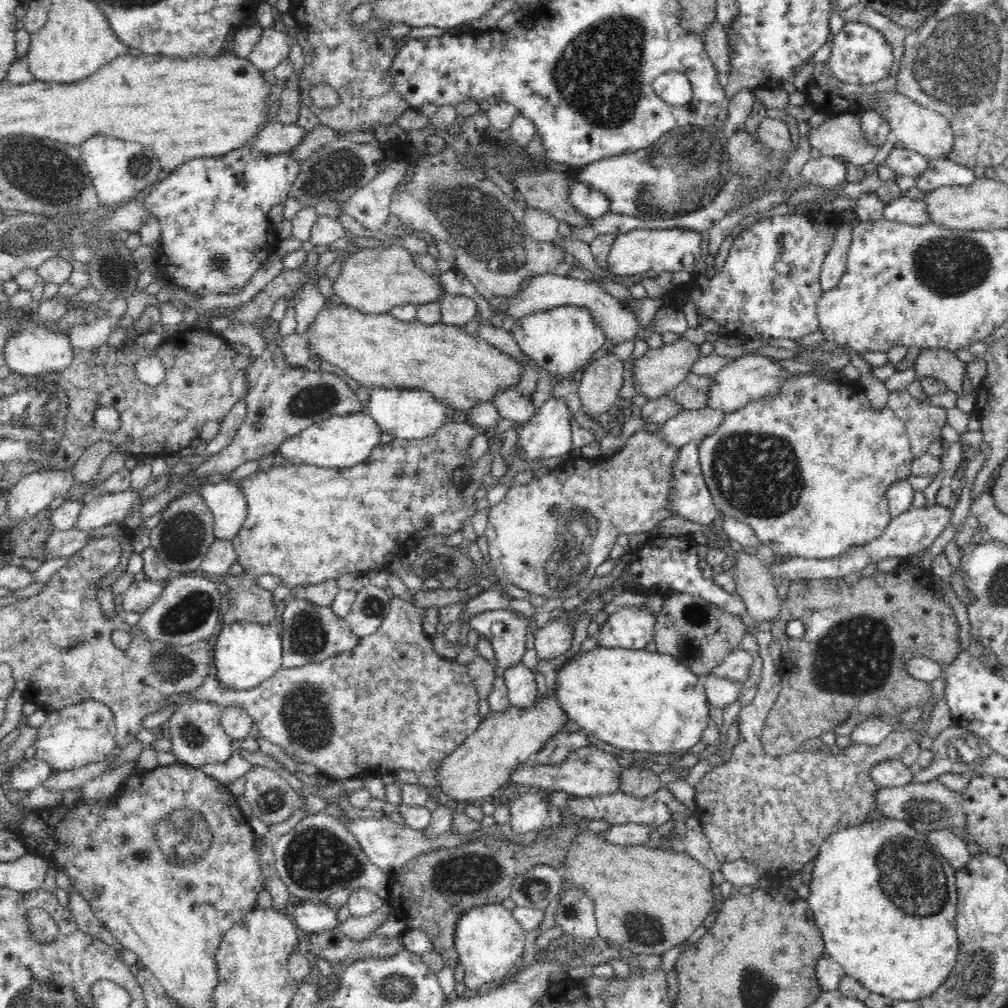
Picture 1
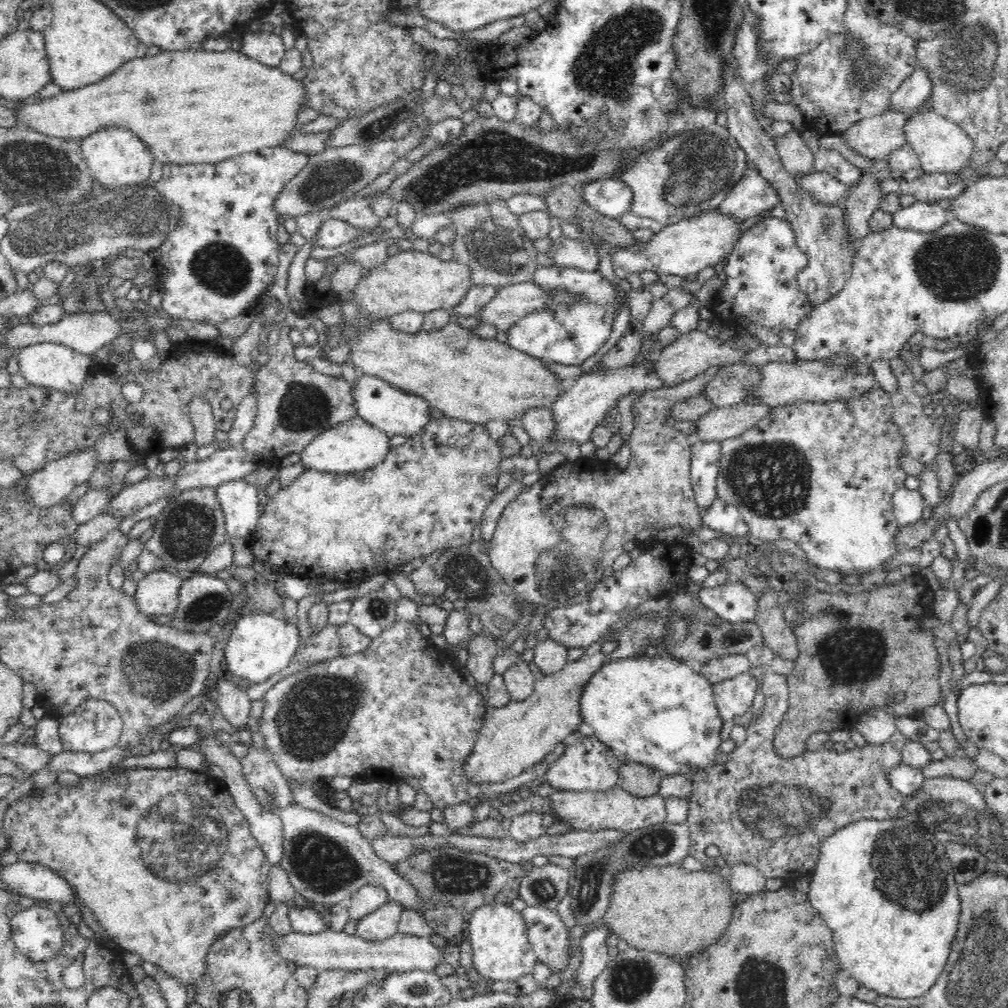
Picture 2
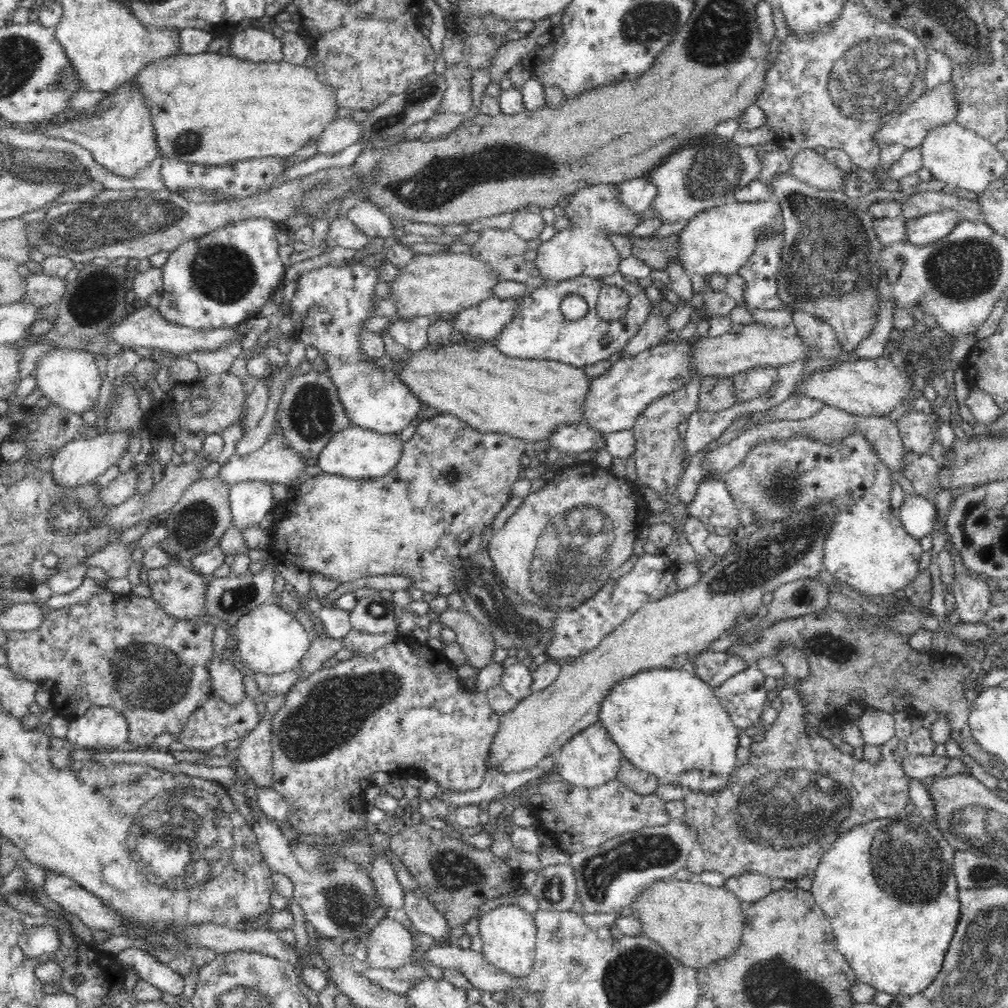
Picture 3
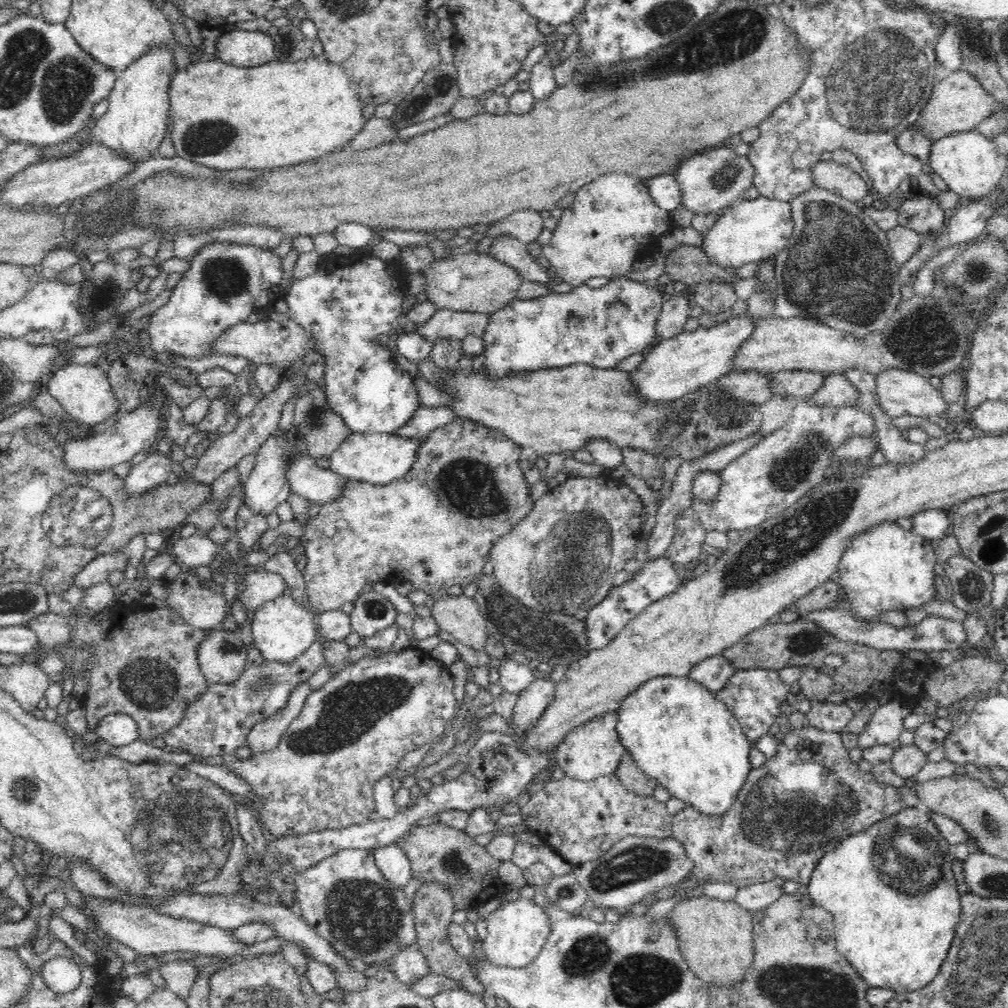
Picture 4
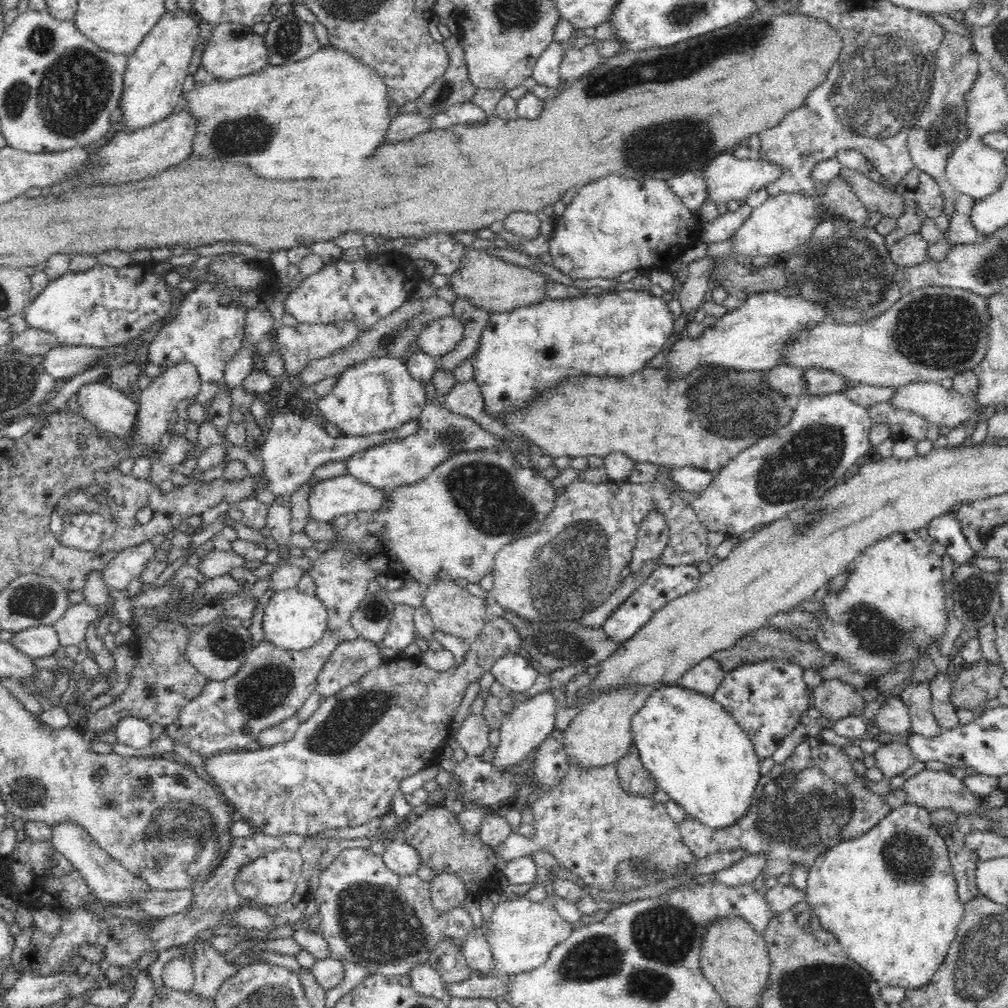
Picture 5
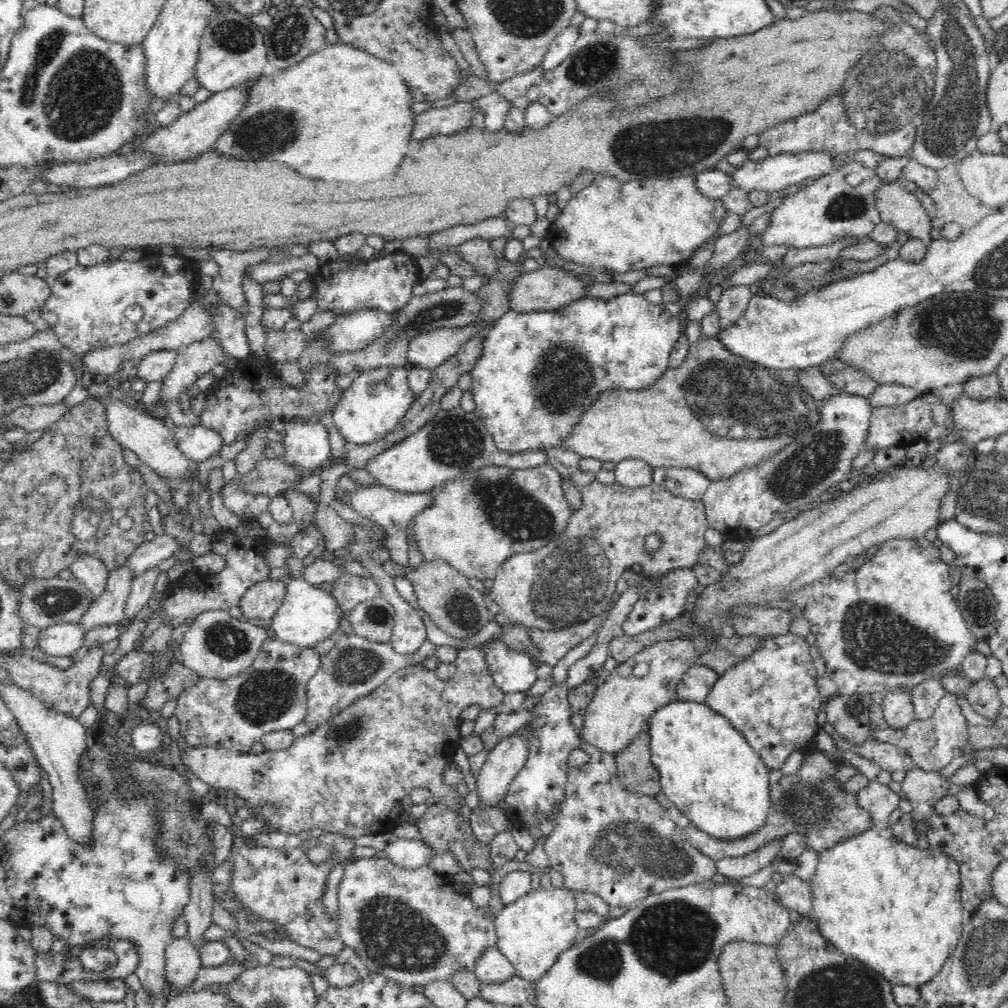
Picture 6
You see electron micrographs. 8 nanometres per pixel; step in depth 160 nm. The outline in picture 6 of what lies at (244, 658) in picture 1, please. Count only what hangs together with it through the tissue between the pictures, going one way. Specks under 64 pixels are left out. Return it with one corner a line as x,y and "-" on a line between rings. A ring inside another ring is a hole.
298,575
292,578
287,586
284,605
271,621
271,630
276,634
275,638
306,648
315,648
319,642
328,640
338,632
346,615
338,599
330,591
324,591
320,586
306,582

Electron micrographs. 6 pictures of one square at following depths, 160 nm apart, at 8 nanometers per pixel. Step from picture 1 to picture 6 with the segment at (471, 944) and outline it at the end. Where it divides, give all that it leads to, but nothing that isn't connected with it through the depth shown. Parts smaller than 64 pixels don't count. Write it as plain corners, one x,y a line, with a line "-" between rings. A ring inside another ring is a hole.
551,885
533,889
496,914
494,922
498,935
497,948
510,959
516,975
538,981
554,966
562,952
576,944
576,936
580,932
576,922
579,911
574,891
566,886
557,888

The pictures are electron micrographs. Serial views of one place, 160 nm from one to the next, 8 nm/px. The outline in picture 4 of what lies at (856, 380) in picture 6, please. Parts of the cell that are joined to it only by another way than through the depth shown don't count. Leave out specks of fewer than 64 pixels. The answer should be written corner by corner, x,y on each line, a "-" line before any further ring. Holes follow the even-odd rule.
780,371
774,373
772,387
777,398
810,399
826,382
827,374
812,371

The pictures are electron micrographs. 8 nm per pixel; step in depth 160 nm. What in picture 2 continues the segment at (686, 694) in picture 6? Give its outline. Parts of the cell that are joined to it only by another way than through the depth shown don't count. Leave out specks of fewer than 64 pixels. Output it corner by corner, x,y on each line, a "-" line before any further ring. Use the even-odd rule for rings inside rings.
725,654
703,662
700,671
713,686
750,670
751,662
746,654

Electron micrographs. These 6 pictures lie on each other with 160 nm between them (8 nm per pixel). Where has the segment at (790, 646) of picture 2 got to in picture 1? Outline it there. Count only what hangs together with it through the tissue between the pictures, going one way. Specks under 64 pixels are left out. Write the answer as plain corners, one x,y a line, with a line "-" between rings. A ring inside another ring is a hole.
738,552
732,578
736,592
742,596
748,614
758,624
768,622
774,625
782,611
782,600
778,596
778,585
773,574
754,554

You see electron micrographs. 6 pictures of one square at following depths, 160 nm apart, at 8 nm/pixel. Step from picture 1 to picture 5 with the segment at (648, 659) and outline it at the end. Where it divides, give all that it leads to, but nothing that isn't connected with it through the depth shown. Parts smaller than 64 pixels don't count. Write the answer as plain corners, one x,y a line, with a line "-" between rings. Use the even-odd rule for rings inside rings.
675,684
658,690
632,722
633,744
662,789
697,822
711,830
734,827
749,814
760,774
760,760
746,731
719,702

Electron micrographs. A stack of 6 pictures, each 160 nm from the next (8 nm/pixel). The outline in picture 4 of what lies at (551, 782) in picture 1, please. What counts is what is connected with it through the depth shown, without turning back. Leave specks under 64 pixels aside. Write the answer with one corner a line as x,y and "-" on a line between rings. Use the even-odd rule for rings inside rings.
606,711
570,729
562,742
556,746
557,766
566,773
566,776
583,781
591,781
599,776
614,773
627,752
618,734
618,722
620,722
620,711

